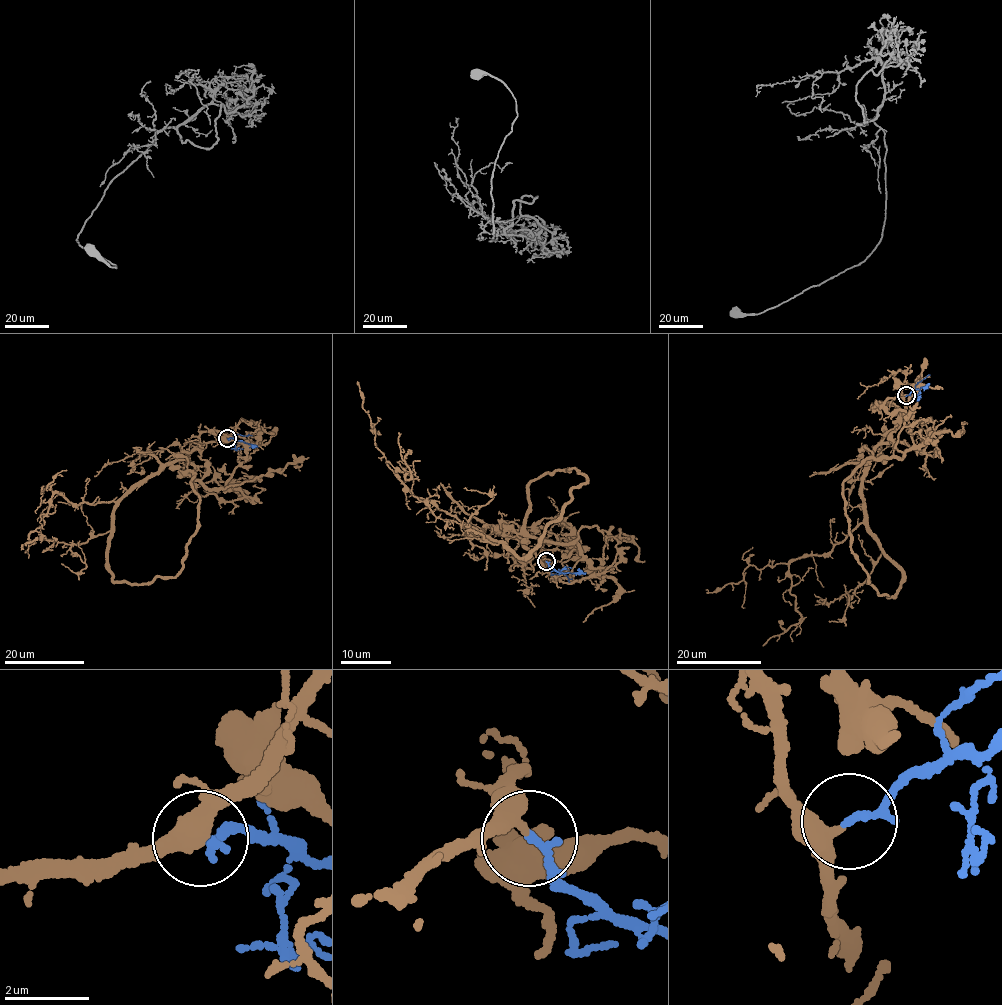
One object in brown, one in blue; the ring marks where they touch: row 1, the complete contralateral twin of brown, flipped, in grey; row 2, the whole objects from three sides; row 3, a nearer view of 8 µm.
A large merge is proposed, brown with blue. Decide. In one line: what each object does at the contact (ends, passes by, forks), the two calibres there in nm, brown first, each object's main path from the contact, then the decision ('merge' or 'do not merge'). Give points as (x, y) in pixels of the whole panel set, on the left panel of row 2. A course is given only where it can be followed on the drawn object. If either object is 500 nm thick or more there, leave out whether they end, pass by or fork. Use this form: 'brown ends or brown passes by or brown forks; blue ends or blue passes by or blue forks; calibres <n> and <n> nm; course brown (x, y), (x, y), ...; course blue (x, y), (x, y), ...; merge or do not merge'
brown passes by; blue ends; calibres 320 and 200 nm; course brown (227, 438), (185, 450), (116, 502), (72, 503), (56, 492), (44, 523), (30, 533), (21, 549); course blue (228, 439), (233, 438), (235, 433), (252, 435); merge

